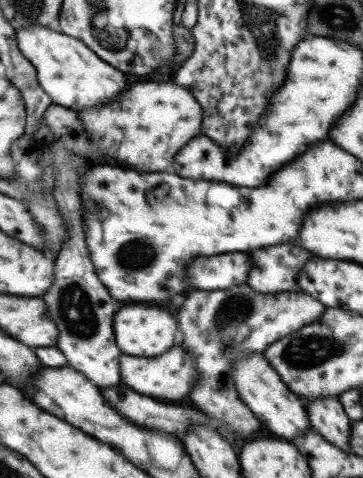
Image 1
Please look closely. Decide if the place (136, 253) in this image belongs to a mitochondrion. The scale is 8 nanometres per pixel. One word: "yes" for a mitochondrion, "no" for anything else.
yes

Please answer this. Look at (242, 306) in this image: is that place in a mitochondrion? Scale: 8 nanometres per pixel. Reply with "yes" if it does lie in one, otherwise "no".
yes

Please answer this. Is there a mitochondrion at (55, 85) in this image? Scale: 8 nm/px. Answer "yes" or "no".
no

